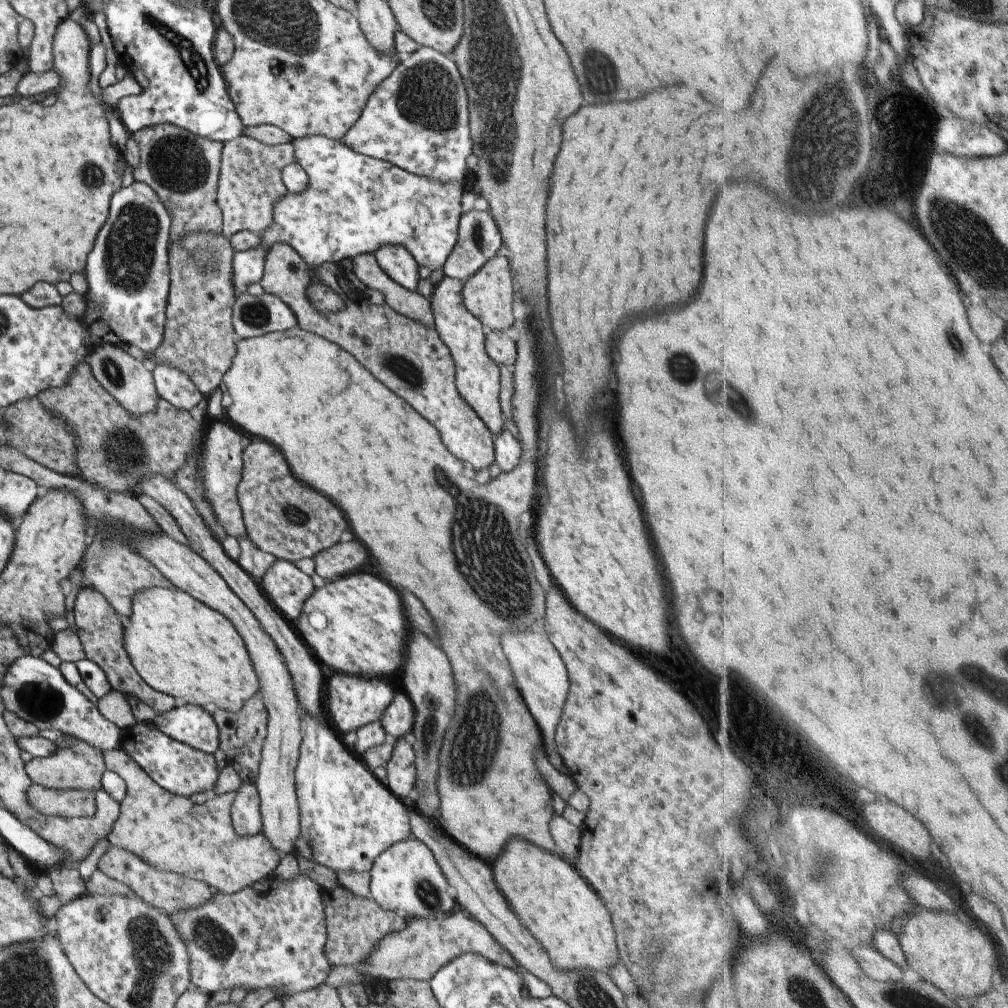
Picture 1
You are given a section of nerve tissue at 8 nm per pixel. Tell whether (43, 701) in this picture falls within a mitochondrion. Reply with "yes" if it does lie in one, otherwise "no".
yes

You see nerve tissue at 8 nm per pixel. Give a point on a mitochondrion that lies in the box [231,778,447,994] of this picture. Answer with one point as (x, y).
(426, 891)

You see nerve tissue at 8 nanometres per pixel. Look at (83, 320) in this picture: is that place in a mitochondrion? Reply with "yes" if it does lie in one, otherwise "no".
no

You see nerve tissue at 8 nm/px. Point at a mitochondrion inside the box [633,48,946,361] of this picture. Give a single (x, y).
(843, 145)

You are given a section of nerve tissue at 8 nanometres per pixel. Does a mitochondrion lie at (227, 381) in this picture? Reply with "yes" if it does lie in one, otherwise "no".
no

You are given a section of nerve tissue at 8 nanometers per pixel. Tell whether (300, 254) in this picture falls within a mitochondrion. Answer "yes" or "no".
no

